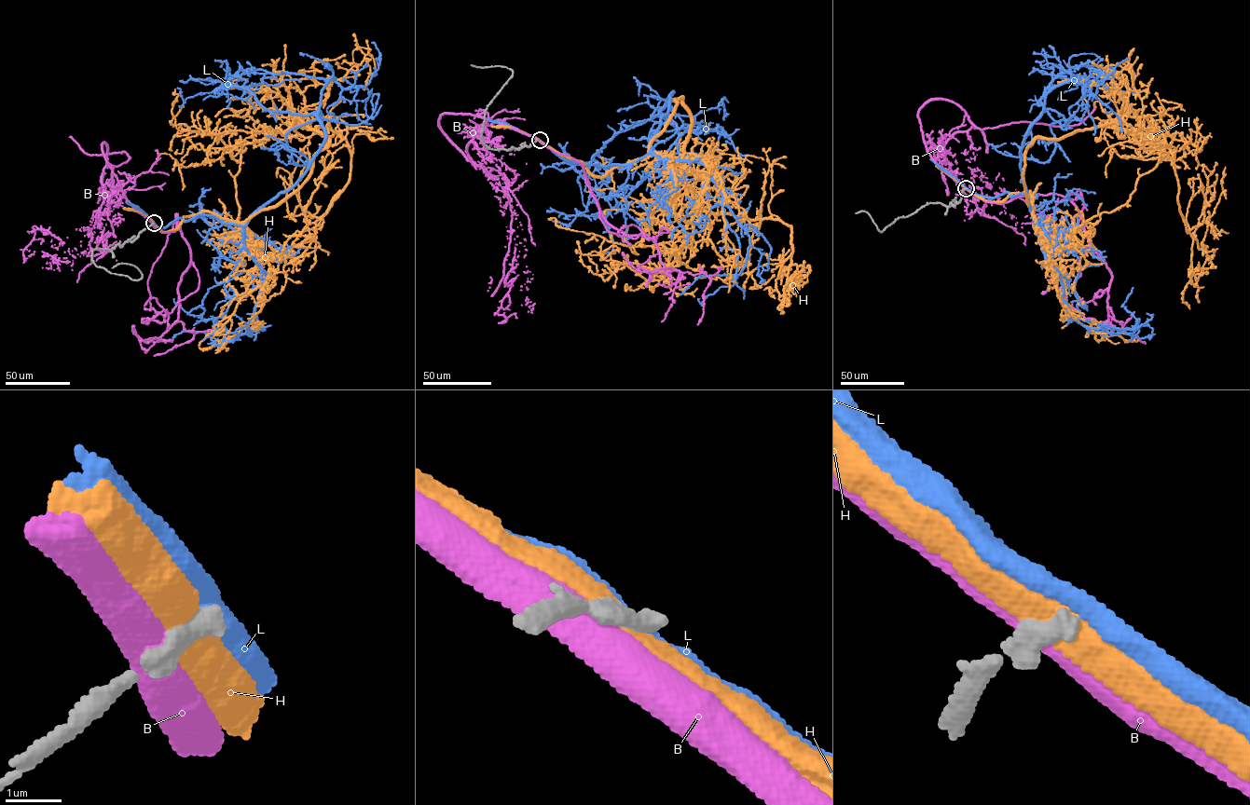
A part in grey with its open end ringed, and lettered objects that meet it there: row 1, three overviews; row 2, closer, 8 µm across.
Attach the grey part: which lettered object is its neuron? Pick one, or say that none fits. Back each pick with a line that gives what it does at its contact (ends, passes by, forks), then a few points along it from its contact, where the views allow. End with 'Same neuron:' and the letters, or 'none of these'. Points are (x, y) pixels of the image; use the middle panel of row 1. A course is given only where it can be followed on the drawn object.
Same neuron: none of these

